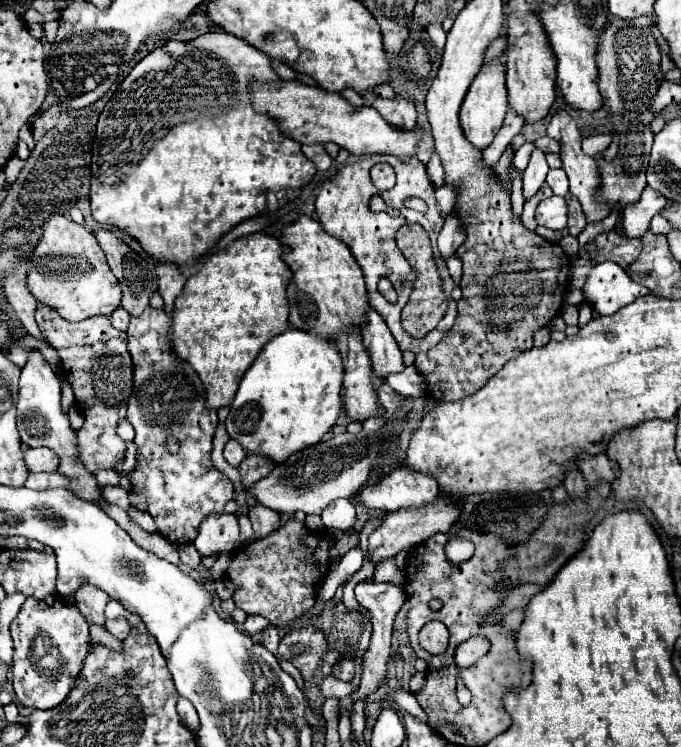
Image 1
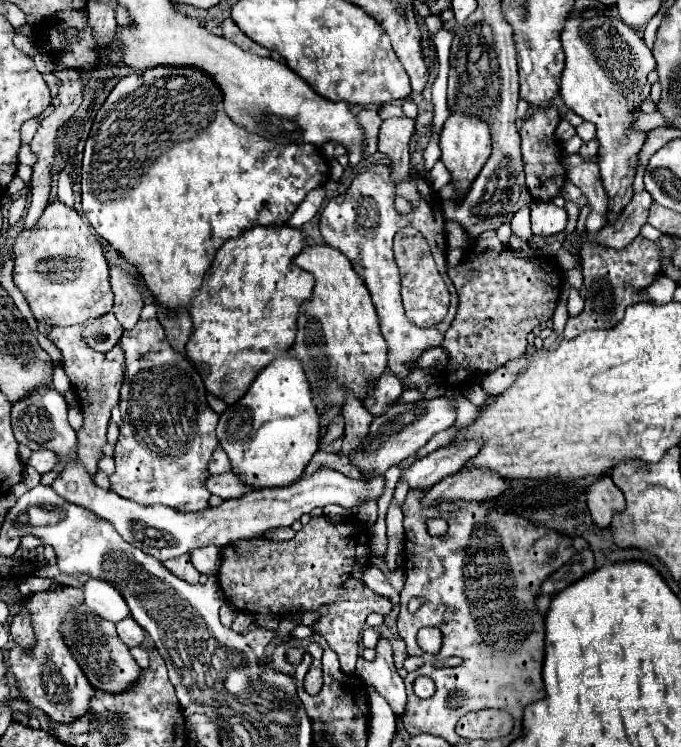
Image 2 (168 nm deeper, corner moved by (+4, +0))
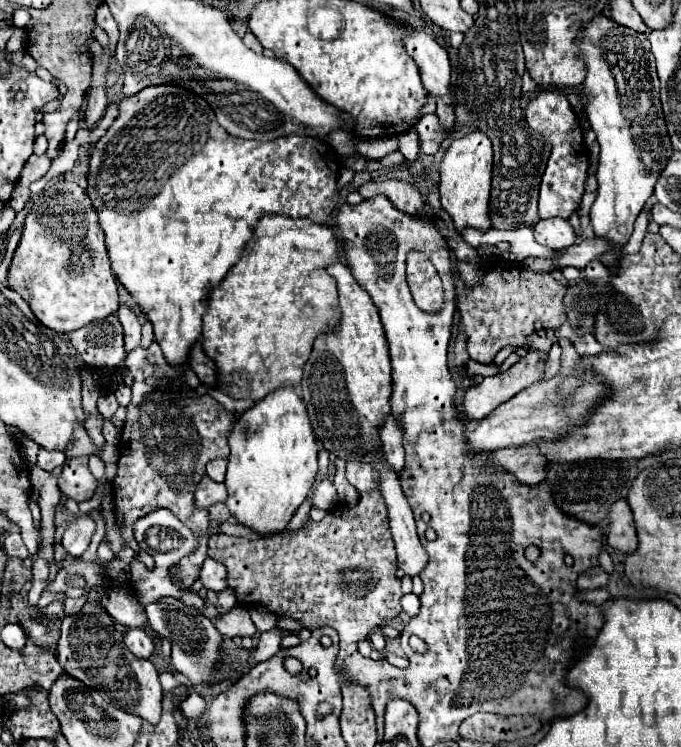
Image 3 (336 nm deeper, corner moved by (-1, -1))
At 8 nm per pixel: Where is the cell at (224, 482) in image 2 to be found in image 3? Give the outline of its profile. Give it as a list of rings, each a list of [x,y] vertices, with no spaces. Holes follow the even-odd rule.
[[[203,477],[197,485],[197,491],[195,491],[195,505],[201,507],[201,509],[207,509],[215,503],[223,503],[227,499],[227,489],[223,483],[215,483],[207,477]]]

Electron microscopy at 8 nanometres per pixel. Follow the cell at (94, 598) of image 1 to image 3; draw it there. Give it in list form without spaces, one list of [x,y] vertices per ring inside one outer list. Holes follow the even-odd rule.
[[[87,601],[81,613],[63,619],[57,661],[67,675],[101,693],[107,703],[121,711],[133,713],[151,725],[159,723],[163,701],[159,673],[151,661],[141,661],[131,651],[127,651],[123,635],[115,629],[111,615],[99,603]]]

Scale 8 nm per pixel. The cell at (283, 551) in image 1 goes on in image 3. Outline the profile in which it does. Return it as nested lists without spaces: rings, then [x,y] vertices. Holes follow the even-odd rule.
[[[349,461],[347,481],[359,487],[359,503],[355,507],[341,507],[327,511],[319,523],[307,519],[297,531],[283,531],[273,537],[261,537],[255,541],[243,537],[215,535],[209,537],[209,557],[227,567],[229,587],[237,593],[243,607],[265,605],[271,613],[299,621],[309,631],[323,625],[333,627],[341,637],[341,657],[349,657],[357,651],[357,643],[365,639],[375,627],[381,627],[401,613],[401,581],[395,575],[395,545],[391,531],[387,529],[387,505],[379,497],[379,473],[371,469],[371,463]]]

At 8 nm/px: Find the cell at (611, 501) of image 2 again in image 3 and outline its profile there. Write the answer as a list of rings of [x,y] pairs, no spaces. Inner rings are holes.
[[[617,501],[613,503],[609,511],[611,519],[611,531],[607,535],[607,543],[623,553],[631,553],[637,549],[637,533],[635,533],[635,523],[633,523],[633,513],[627,501]]]

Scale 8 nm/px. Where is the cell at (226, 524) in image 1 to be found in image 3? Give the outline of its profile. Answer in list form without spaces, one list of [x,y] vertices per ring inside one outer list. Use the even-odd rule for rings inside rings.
[[[207,557],[207,561],[201,567],[201,583],[205,589],[213,593],[221,593],[227,589],[227,577],[225,577],[225,565],[219,561],[213,561]]]

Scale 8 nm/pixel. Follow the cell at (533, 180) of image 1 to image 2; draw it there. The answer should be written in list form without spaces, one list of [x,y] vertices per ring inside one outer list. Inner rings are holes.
[[[524,204],[512,218],[512,232],[518,234],[524,240],[530,240],[532,230],[530,230],[530,204]]]

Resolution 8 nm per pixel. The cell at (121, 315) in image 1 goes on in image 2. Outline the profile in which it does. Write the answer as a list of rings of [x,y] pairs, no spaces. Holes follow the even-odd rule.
[[[112,312],[88,320],[84,326],[84,340],[98,352],[108,352],[122,336],[124,328],[118,324],[116,316]]]

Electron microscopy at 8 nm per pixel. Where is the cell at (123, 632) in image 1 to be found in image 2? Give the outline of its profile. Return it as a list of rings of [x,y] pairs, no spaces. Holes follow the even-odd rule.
[[[126,616],[124,620],[116,622],[116,630],[126,646],[140,646],[144,640],[144,630],[134,622],[132,616]]]

